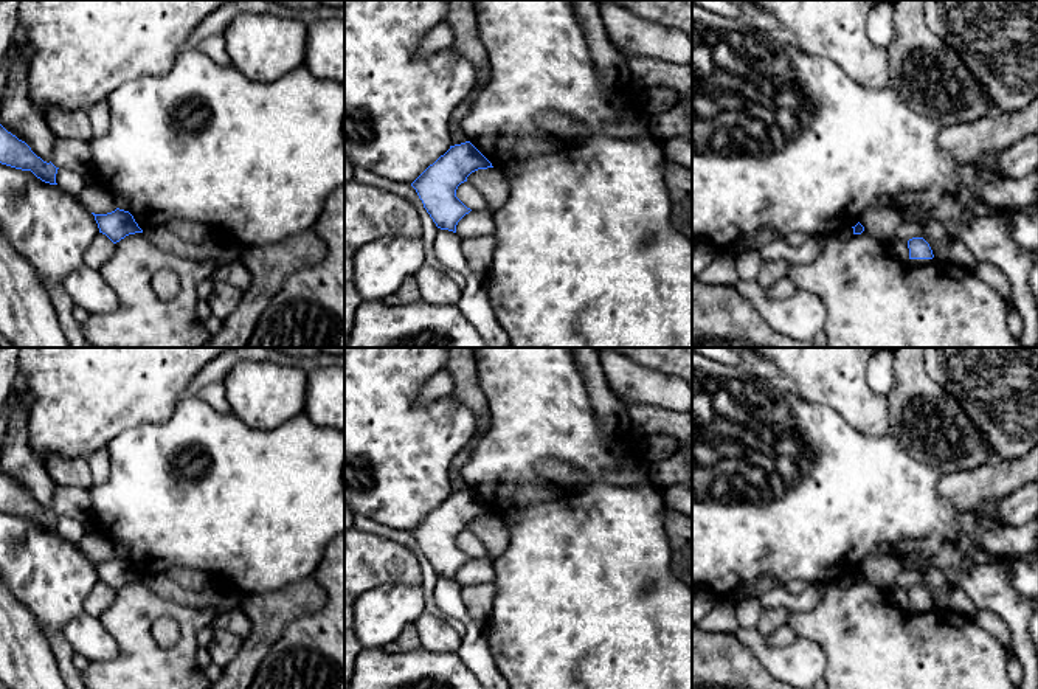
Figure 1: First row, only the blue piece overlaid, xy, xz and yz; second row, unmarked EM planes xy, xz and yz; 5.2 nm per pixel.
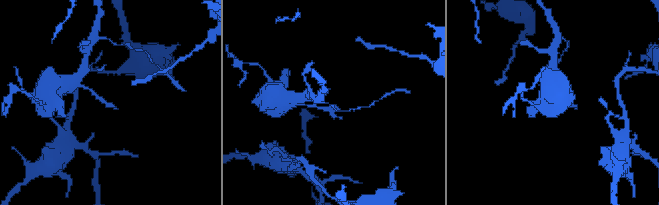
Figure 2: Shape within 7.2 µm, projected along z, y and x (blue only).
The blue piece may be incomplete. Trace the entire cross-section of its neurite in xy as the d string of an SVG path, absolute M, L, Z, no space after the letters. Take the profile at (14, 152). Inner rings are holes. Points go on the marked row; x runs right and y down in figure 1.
M2 124L0 163L22 171L31 171L42 182L57 185L56 174L59 168L37 157L25 141L8 132Z

